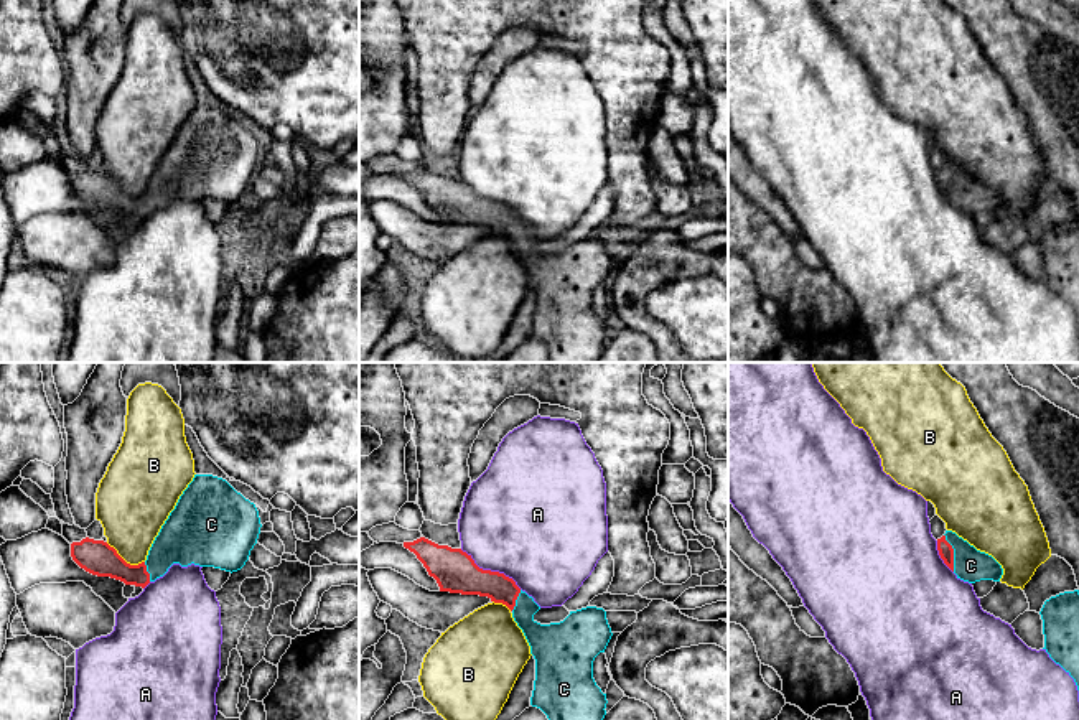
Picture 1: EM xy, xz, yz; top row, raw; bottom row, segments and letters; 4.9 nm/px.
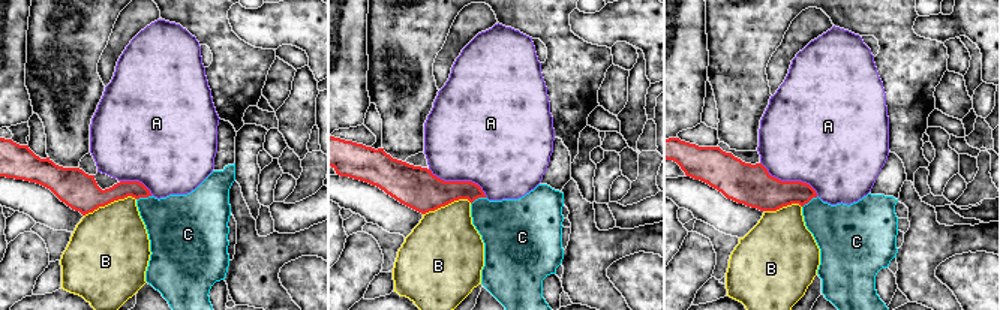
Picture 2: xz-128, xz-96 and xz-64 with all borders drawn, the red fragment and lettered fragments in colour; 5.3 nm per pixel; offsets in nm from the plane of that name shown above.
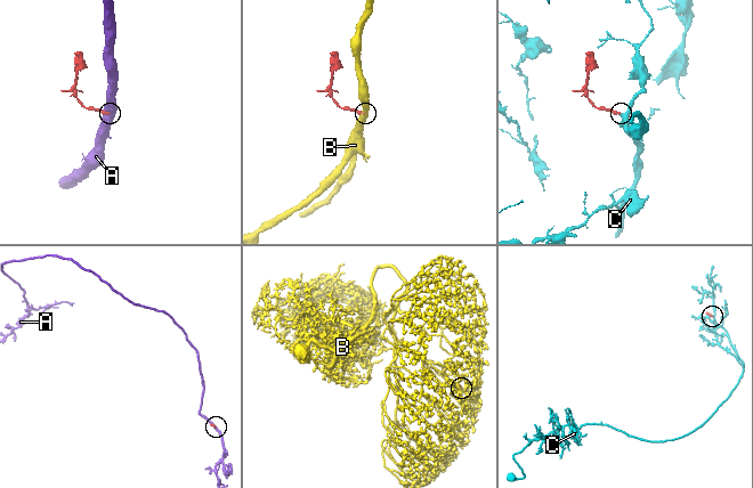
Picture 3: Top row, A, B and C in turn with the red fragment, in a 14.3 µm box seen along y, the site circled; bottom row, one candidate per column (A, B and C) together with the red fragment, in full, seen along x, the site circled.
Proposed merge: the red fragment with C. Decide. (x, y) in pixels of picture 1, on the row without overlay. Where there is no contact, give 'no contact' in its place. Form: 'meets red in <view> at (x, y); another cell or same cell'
meets red in yz at (952, 183); same cell

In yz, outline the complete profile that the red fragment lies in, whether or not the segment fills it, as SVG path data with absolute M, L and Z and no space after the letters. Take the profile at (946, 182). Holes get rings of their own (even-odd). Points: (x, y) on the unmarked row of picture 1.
M952 161L937 170L937 181L944 194L964 213L1000 213L1003 206L1002 196L992 186L977 181Z

